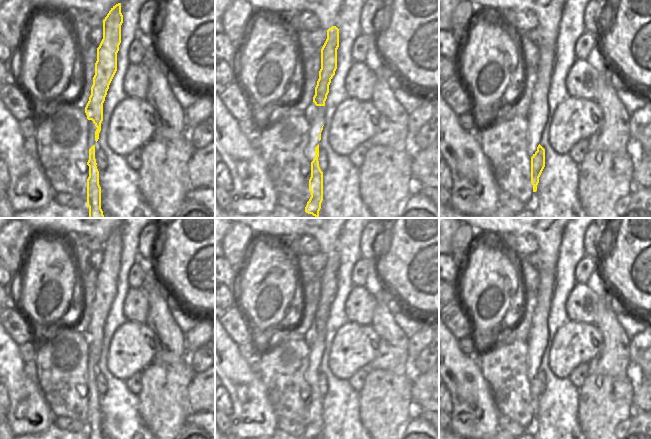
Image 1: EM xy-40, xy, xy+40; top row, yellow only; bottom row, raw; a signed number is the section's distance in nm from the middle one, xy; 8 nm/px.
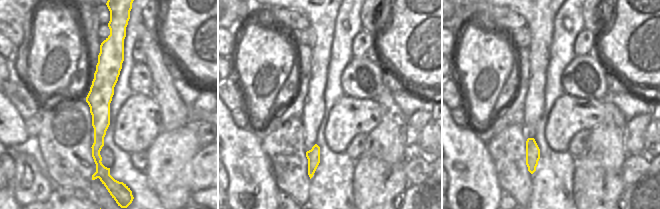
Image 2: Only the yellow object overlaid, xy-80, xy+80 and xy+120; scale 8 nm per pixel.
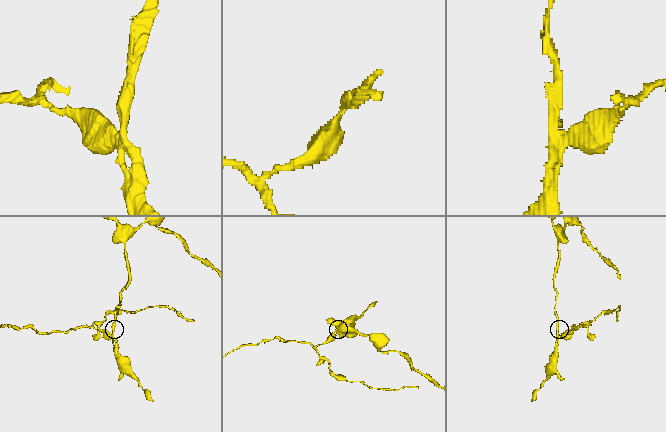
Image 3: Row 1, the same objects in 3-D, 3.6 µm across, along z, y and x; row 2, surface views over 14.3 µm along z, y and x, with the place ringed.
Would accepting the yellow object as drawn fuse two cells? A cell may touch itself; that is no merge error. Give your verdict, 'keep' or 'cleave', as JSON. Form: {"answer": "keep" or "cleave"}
{"answer": "cleave"}

